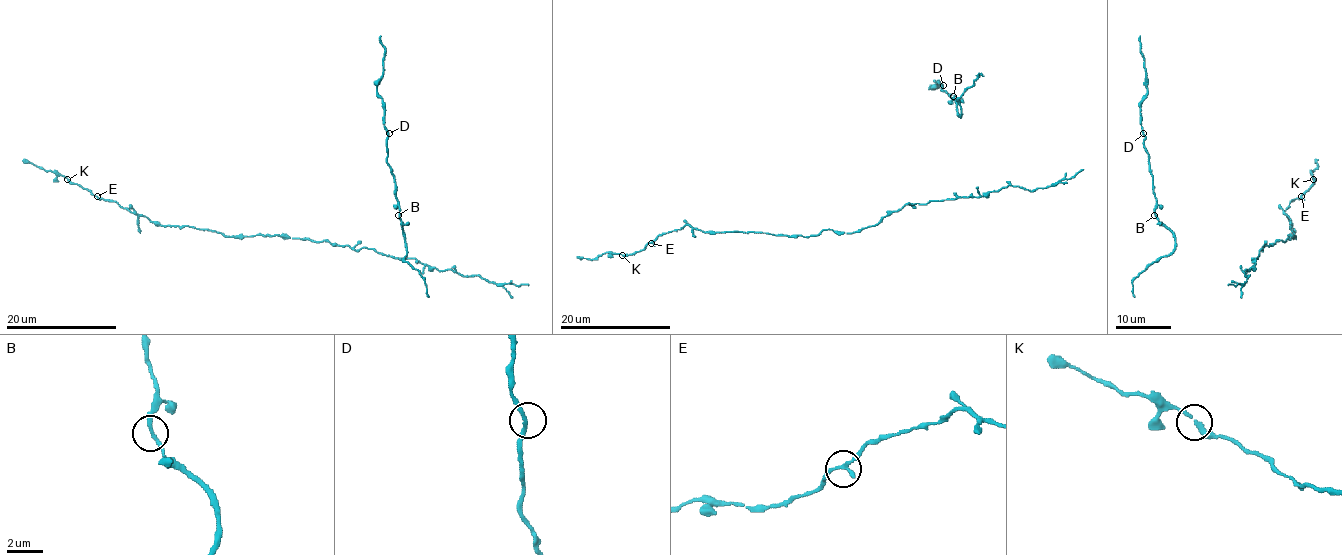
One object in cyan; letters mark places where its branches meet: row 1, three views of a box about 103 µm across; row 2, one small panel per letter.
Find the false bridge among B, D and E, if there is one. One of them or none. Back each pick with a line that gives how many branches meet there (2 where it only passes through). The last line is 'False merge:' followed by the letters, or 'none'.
False merge: none

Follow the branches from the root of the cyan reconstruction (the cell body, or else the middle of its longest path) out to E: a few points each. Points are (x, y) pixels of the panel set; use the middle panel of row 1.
E: (914, 203), (854, 232), (822, 229), (801, 236), (702, 232), (683, 225), (651, 243)

